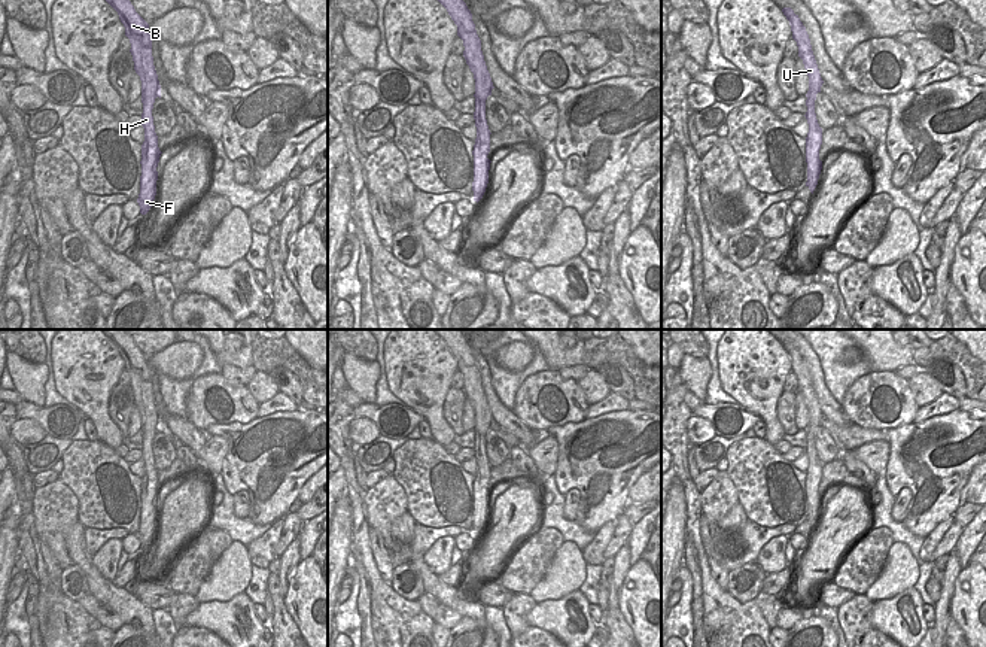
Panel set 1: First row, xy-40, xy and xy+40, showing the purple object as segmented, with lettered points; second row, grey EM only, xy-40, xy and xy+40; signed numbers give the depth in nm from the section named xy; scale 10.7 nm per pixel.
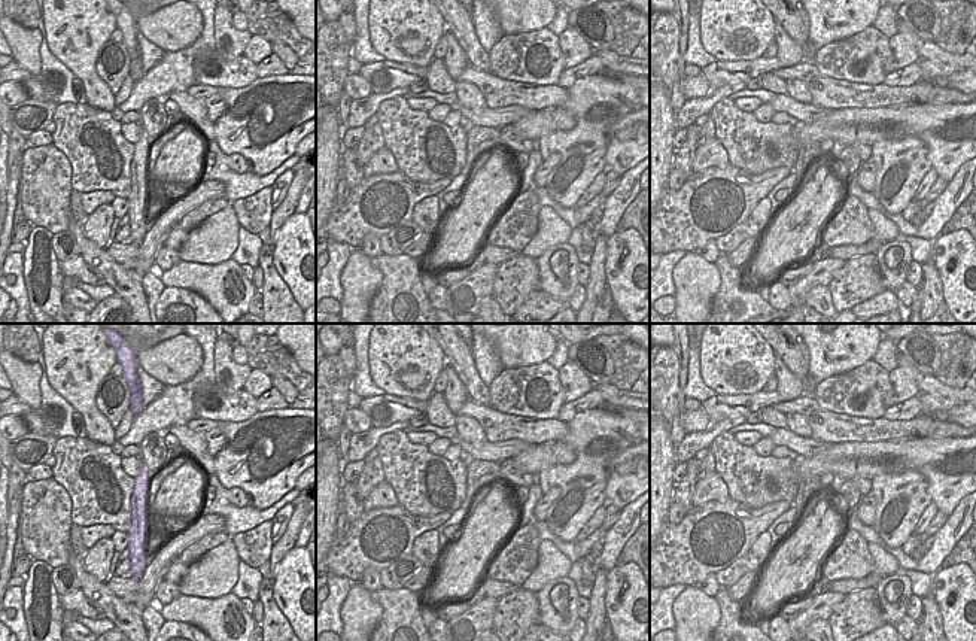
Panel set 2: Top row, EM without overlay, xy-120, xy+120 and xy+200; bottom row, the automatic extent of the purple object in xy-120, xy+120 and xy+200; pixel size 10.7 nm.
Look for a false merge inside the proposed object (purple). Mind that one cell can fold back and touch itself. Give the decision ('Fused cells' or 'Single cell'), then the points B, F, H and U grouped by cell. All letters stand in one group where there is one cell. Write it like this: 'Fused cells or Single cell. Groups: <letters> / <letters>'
Single cell. Groups: B F H U.

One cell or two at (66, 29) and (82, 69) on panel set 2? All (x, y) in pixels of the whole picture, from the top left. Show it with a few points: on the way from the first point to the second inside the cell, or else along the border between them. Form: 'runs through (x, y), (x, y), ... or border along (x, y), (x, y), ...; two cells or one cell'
runs through (75, 39), (79, 58); one cell

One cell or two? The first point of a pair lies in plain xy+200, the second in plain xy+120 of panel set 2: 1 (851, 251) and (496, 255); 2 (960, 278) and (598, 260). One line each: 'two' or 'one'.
1: one
2: two

